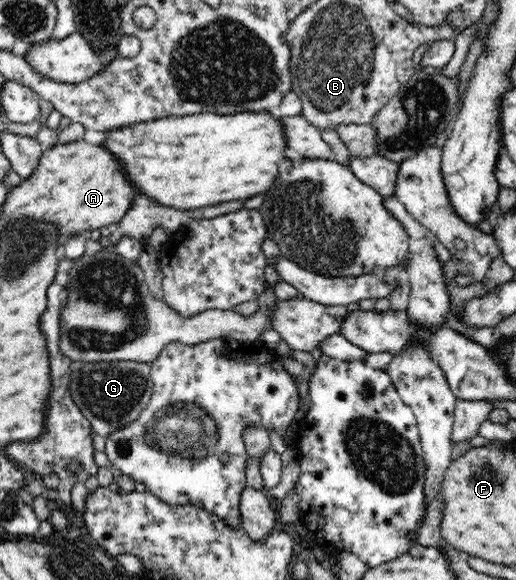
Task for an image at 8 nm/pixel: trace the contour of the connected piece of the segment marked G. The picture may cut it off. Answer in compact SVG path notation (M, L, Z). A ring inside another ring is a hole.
M96 361L84 363L84 366L73 372L69 382L69 393L73 403L91 422L93 430L105 438L117 427L124 428L134 422L148 406L153 393L151 366L148 363L134 361Z

